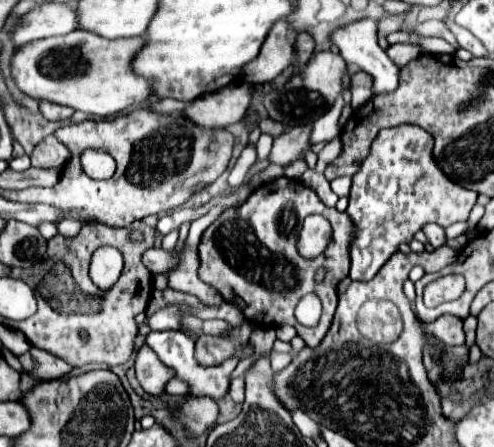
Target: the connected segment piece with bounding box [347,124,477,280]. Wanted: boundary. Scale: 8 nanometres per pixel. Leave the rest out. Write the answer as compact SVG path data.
M401 124L395 128L379 130L377 138L371 144L369 156L361 162L359 172L353 178L351 196L349 196L349 208L347 214L353 220L355 226L355 240L351 246L351 280L371 280L381 266L391 258L393 252L397 252L401 242L411 242L413 234L423 228L427 222L435 222L443 228L465 222L469 218L469 212L473 204L477 202L477 192L467 190L455 182L451 182L449 176L441 172L433 158L433 136L425 132L423 128L415 124Z

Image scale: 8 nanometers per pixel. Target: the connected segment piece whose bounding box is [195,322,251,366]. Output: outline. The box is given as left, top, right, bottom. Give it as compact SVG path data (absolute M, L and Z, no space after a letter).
M245 322L223 336L201 336L195 340L195 360L201 366L219 366L233 358L249 342L249 336L251 328Z

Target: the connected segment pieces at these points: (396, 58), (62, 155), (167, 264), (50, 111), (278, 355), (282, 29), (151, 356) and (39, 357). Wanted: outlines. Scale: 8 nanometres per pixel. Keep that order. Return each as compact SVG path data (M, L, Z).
M393 44L387 50L387 56L397 64L397 66L405 66L407 62L411 62L413 58L417 58L417 54L423 54L425 50L419 48L417 44Z
M53 134L43 138L37 148L33 148L33 158L35 158L35 166L41 168L51 168L51 166L63 166L69 160L71 152L65 148L65 144L61 144L61 140L57 140Z
M151 248L141 256L141 260L149 268L151 274L169 274L179 262L179 256L173 256L173 250Z
M39 102L39 112L41 112L47 120L59 122L59 120L67 120L67 118L71 118L75 110L71 110L71 108L67 108L67 106L53 104L53 102Z
M271 352L271 368L277 372L277 370L283 370L287 364L291 362L291 354L289 352Z
M279 20L271 26L259 50L259 56L253 58L247 66L243 66L243 78L249 84L269 82L295 62L293 36L289 36L289 30L291 28L285 20Z
M143 346L137 350L135 372L137 372L137 380L141 388L153 396L163 394L165 384L175 376L175 370L171 370L169 366L163 366L163 362L157 358L157 354L149 346Z
M31 346L31 356L35 360L33 370L29 372L33 378L41 378L41 380L53 380L53 378L61 378L65 374L71 372L71 366L67 366L61 358L51 356L47 350L39 350L35 346Z

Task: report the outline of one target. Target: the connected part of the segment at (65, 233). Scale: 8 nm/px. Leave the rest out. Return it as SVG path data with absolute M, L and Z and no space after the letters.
M63 220L63 222L57 224L59 234L61 234L63 238L73 238L73 236L77 236L79 230L81 230L81 226L83 226L83 224L77 222L77 220Z

